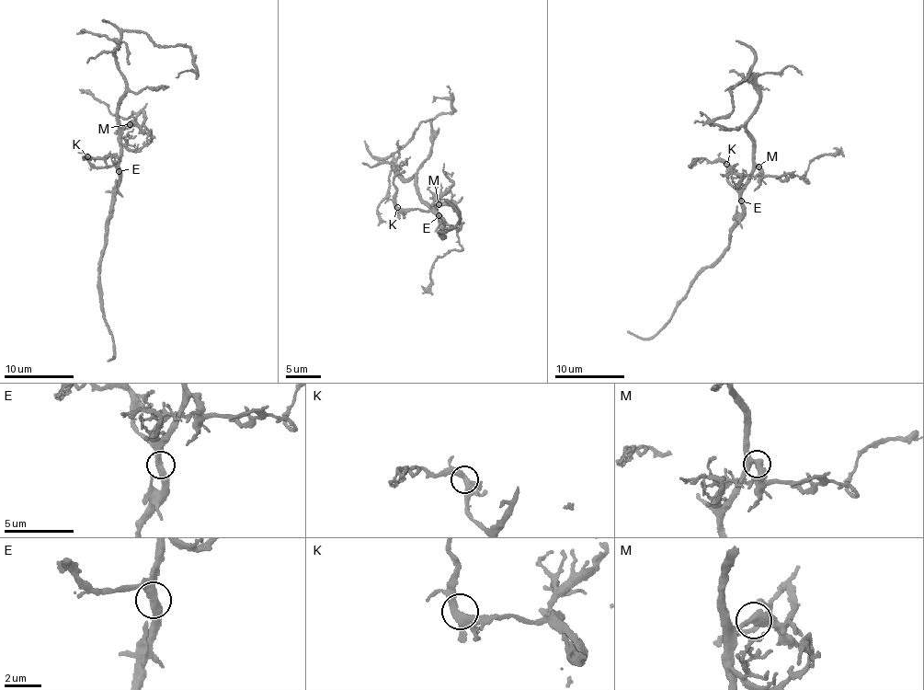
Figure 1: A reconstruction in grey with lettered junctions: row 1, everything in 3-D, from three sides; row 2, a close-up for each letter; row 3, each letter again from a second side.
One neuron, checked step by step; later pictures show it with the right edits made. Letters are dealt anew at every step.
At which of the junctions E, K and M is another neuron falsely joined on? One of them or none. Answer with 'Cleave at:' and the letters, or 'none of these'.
Cleave at: M

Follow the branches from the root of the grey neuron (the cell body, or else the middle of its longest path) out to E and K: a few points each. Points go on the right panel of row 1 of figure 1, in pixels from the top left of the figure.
E: (752, 171), (746, 189), (741, 191), (741, 201)
K: (752, 171), (747, 184), (735, 190), (728, 181), (726, 164)

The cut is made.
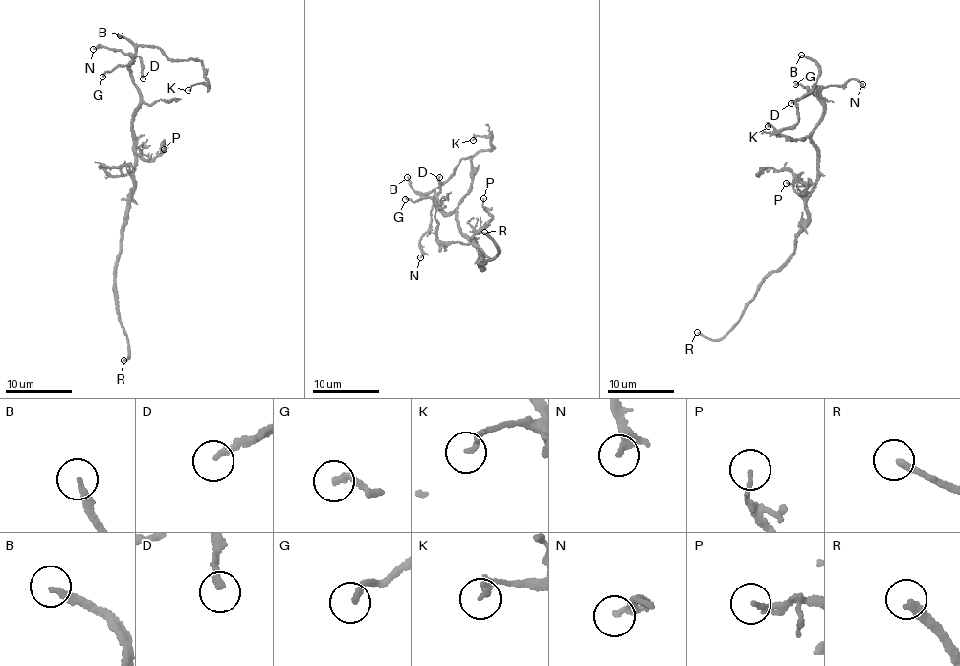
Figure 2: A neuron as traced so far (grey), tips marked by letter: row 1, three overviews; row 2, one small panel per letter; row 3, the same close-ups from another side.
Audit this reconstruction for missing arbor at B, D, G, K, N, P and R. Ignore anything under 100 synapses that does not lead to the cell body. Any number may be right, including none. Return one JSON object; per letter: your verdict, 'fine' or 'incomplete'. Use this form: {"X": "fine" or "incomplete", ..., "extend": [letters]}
{"B": "incomplete", "D": "fine", "G": "fine", "K": "fine", "N": "fine", "P": "fine", "R": "incomplete", "extend": ["B", "R"]}

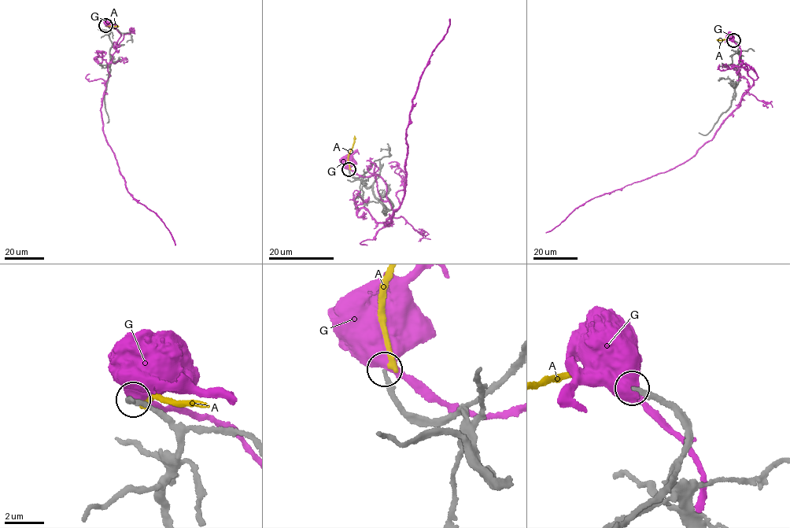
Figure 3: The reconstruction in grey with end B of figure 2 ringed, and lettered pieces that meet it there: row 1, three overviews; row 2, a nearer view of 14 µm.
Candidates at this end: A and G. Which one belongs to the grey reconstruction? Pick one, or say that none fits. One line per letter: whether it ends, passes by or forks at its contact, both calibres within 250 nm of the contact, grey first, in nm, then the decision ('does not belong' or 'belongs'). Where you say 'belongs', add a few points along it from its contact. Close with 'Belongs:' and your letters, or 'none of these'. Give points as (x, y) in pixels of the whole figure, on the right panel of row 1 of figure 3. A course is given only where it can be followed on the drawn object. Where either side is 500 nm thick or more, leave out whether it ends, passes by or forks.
A: it ends there; 200 nm thick on the grey side, 280 nm on the other; does not belong
G: 240 nm thick on the grey side, 550 nm on the other; does not belong
Belongs: none of these

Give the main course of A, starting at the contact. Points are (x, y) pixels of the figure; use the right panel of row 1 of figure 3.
A: (732, 40), (716, 39)

